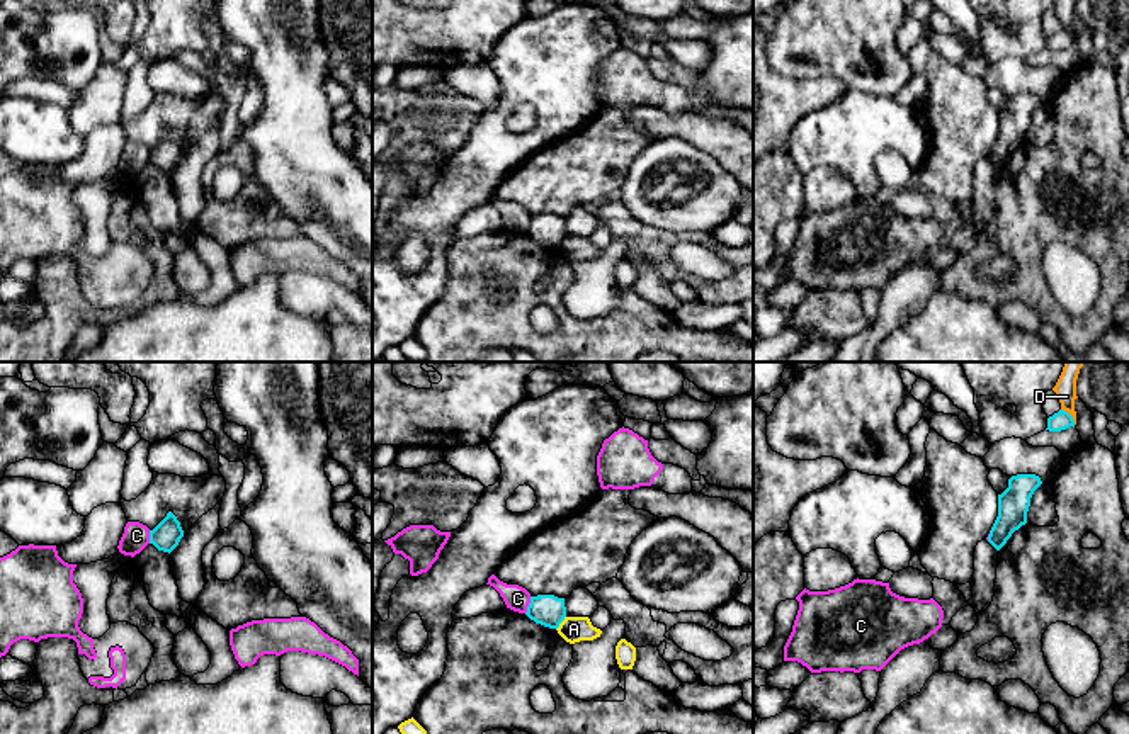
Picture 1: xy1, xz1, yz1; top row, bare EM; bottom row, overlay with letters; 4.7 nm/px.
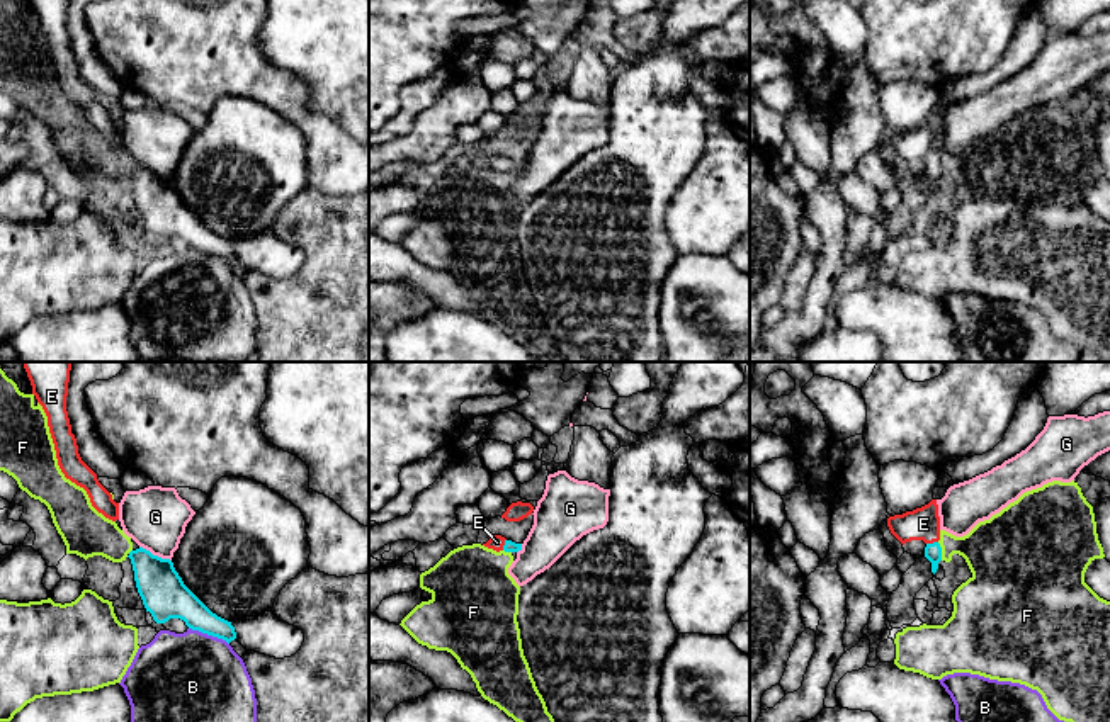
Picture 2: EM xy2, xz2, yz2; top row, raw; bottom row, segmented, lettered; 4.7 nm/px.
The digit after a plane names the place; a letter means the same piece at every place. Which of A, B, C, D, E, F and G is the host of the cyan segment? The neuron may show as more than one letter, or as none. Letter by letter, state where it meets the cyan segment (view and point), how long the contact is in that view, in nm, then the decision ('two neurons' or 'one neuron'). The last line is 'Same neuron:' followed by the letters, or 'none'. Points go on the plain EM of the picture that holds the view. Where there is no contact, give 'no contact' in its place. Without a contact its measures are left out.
A: contact xz1 (561, 240); length 80 nm; two neurons
B: contact xy2 (209, 253); length 200 nm; two neurons
C: contact xz1 (529, 225); length 90 nm; two neurons
D: contact yz1 (1070, 34); length 100 nm; two neurons
E: contact yz2 (934, 162); length 60 nm; one neuron
F: contact yz2 (940, 170); length 90 nm; two neurons
G: contact xy2 (155, 175); length 170 nm; two neurons
Same neuron: E

